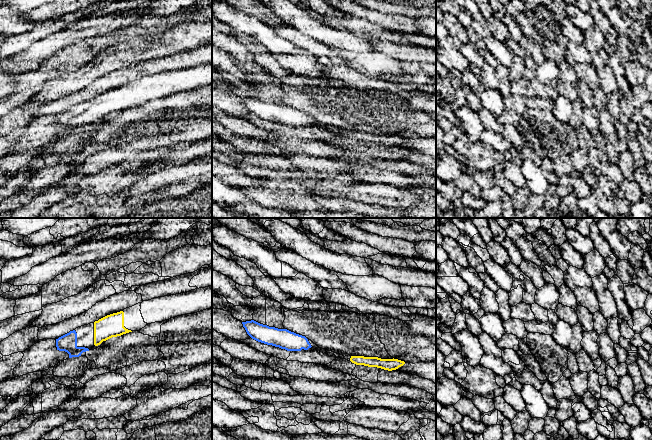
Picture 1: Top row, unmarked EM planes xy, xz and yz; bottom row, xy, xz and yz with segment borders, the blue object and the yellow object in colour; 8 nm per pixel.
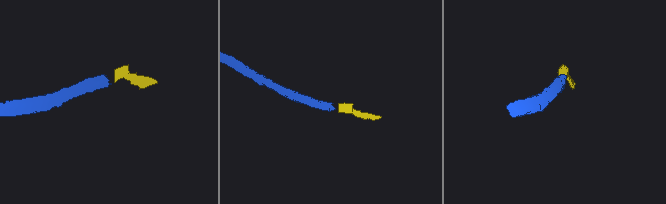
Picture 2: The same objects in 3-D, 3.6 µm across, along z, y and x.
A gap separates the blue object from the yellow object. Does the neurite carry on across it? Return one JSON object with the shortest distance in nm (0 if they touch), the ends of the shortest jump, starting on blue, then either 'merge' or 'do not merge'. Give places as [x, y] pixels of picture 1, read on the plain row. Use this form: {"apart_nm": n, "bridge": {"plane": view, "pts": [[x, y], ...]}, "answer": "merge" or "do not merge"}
{"apart_nm": 60, "bridge": {"plane": "xy", "pts": [[88, 125], [94, 120]]}, "answer": "merge"}

